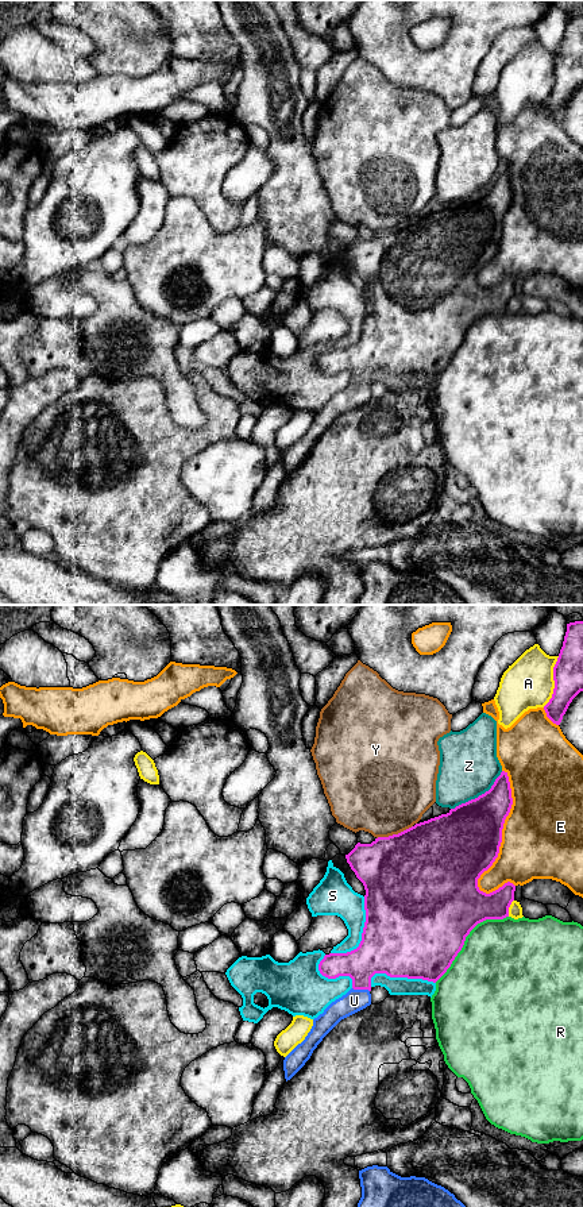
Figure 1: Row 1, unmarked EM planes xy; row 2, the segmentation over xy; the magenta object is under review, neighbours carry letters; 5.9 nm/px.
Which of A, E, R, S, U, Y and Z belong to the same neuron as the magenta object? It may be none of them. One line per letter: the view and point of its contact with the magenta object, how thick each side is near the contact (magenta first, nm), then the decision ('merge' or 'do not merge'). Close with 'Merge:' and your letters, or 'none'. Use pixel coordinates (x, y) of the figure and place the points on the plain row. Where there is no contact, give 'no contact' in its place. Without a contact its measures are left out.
A: meets magenta in xy at (555, 77); 180 nm thick on the magenta side, 300 nm on the other; do not merge
E: meets magenta in xy at (501, 228); 420 nm thick on the magenta side, 480 nm on the other; do not merge
R: meets magenta in xy at (464, 334); 500 nm thick on the magenta side, 480 nm on the other; do not merge
S: meets magenta in xy at (362, 330); 500 nm thick on the magenta side, 190 nm on the other; do not merge
U: meets magenta in xy at (361, 384); 260 nm thick on the magenta side, 140 nm on the other; merge
Y: meets magenta in xy at (394, 230); 500 nm thick on the magenta side, 480 nm on the other; do not merge
Z: meets magenta in xy at (479, 191); 380 nm thick on the magenta side, 360 nm on the other; do not merge
Merge: U

